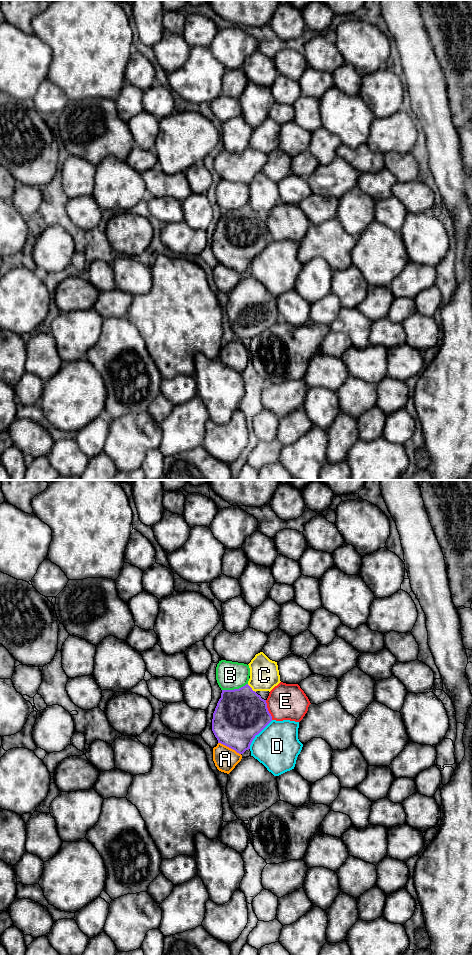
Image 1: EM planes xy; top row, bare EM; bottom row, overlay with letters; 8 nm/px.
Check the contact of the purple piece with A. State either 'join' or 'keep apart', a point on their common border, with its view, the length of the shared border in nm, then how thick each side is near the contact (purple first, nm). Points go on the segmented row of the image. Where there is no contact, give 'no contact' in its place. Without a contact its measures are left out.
join; contact xy (229, 747); length 200 nm; calibres 400 and 190 nm

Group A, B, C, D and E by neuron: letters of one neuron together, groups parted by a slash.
A / B / C / D / E

